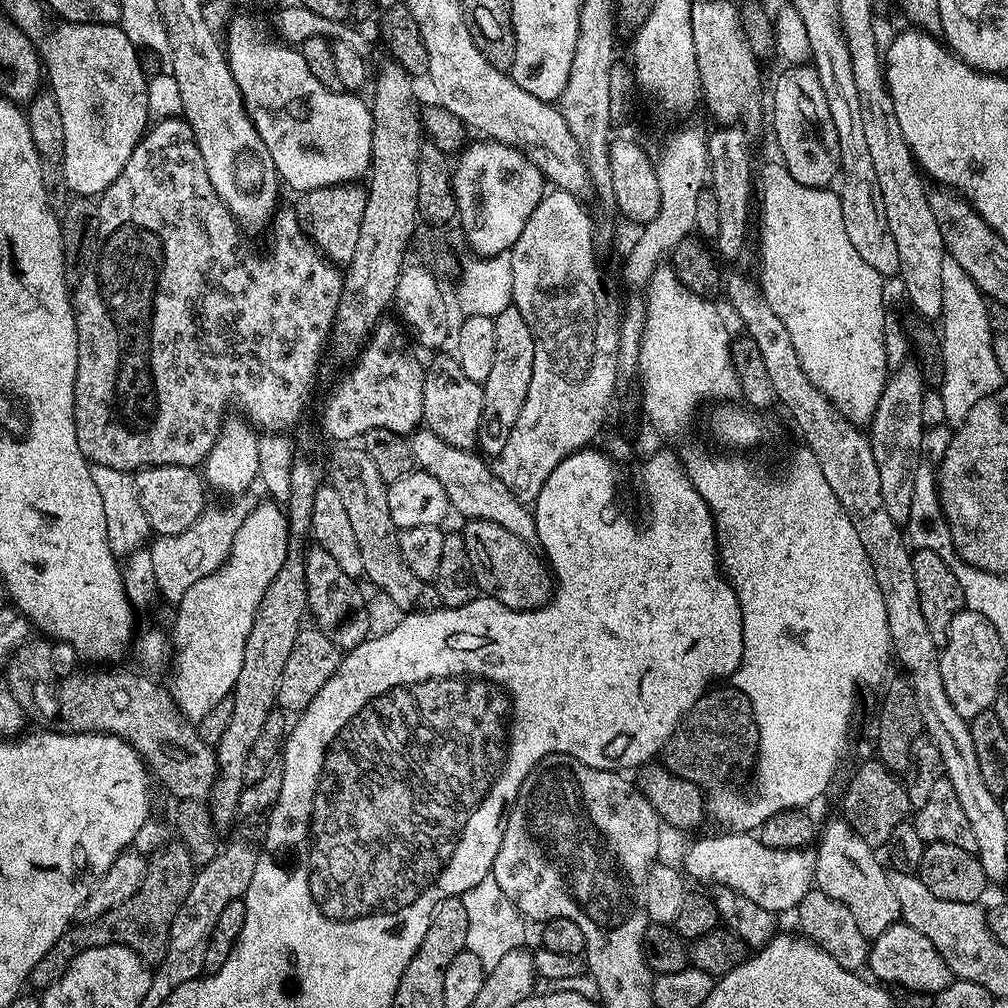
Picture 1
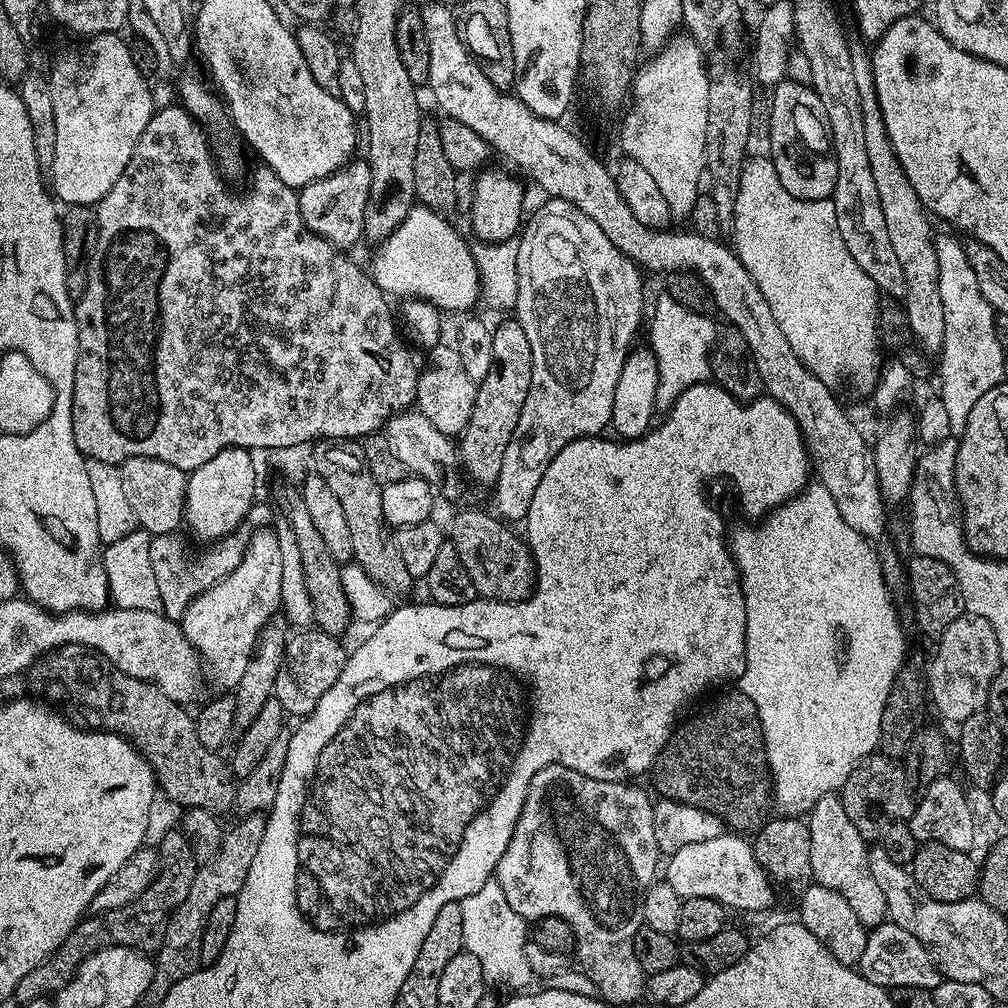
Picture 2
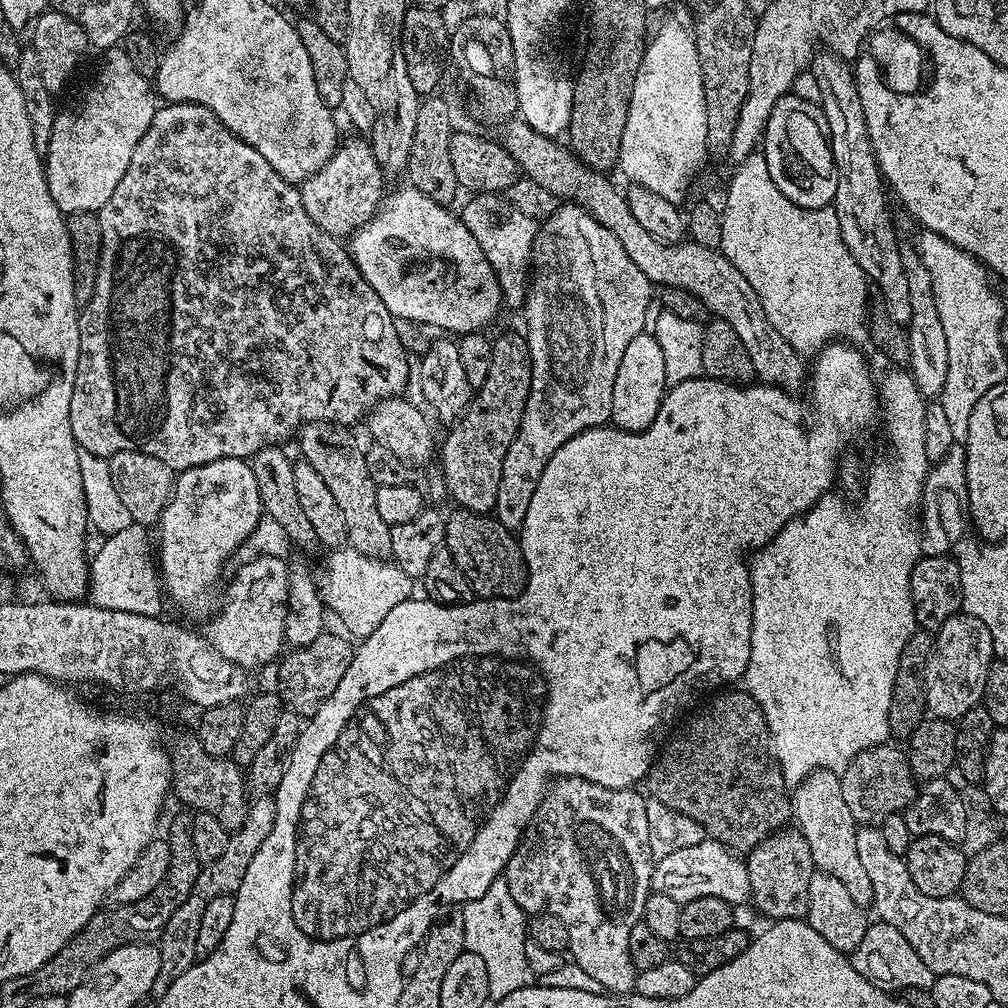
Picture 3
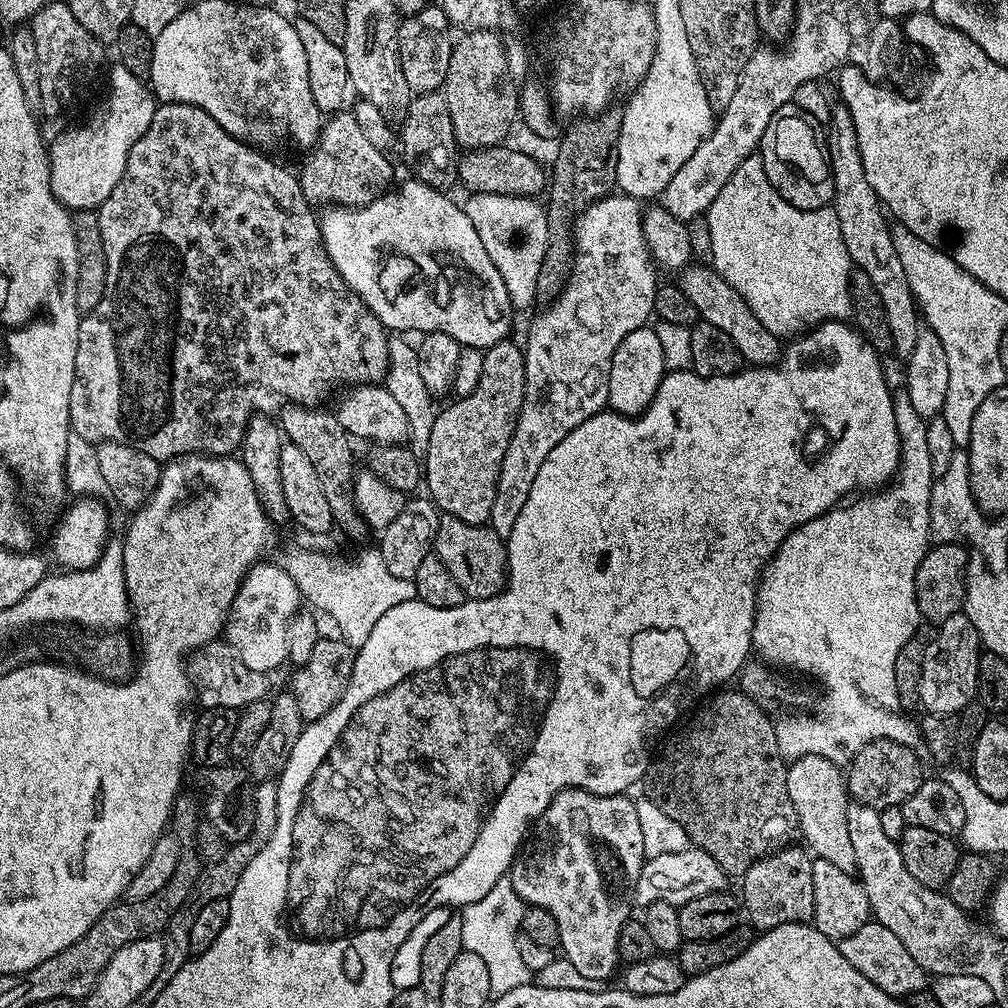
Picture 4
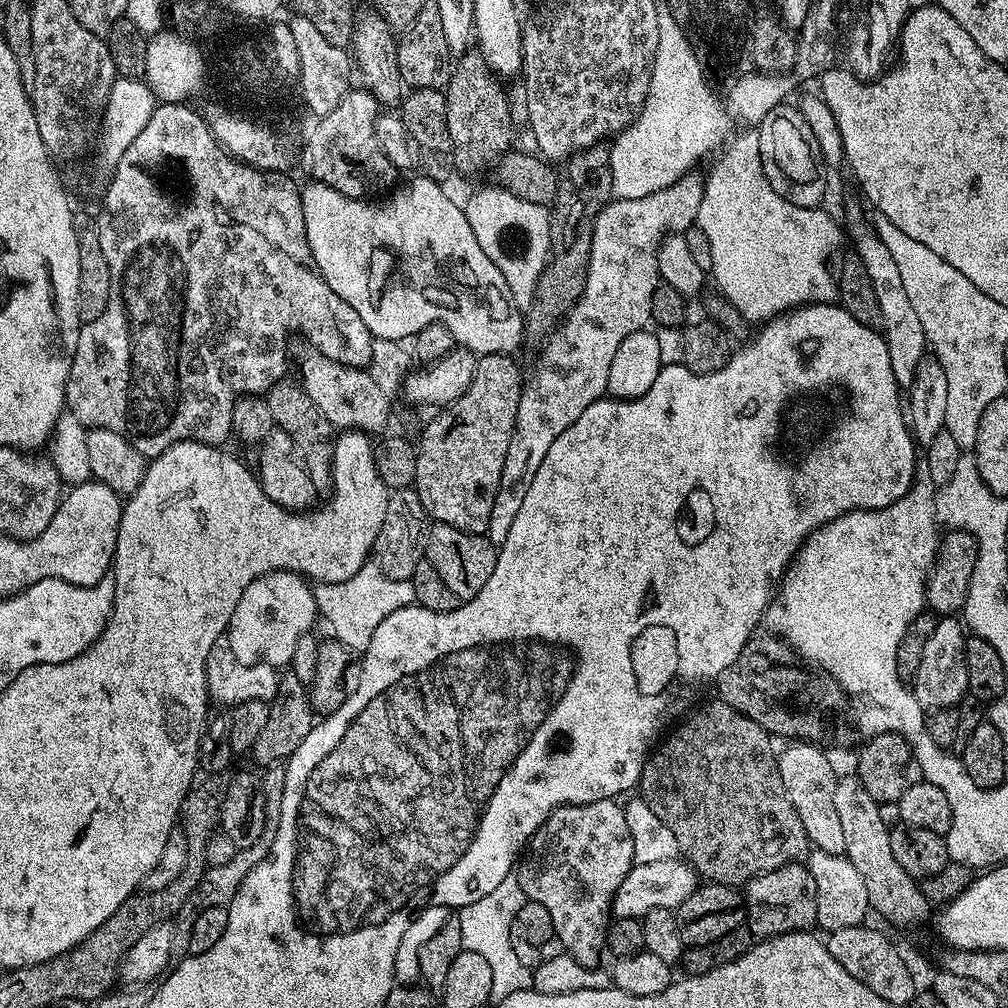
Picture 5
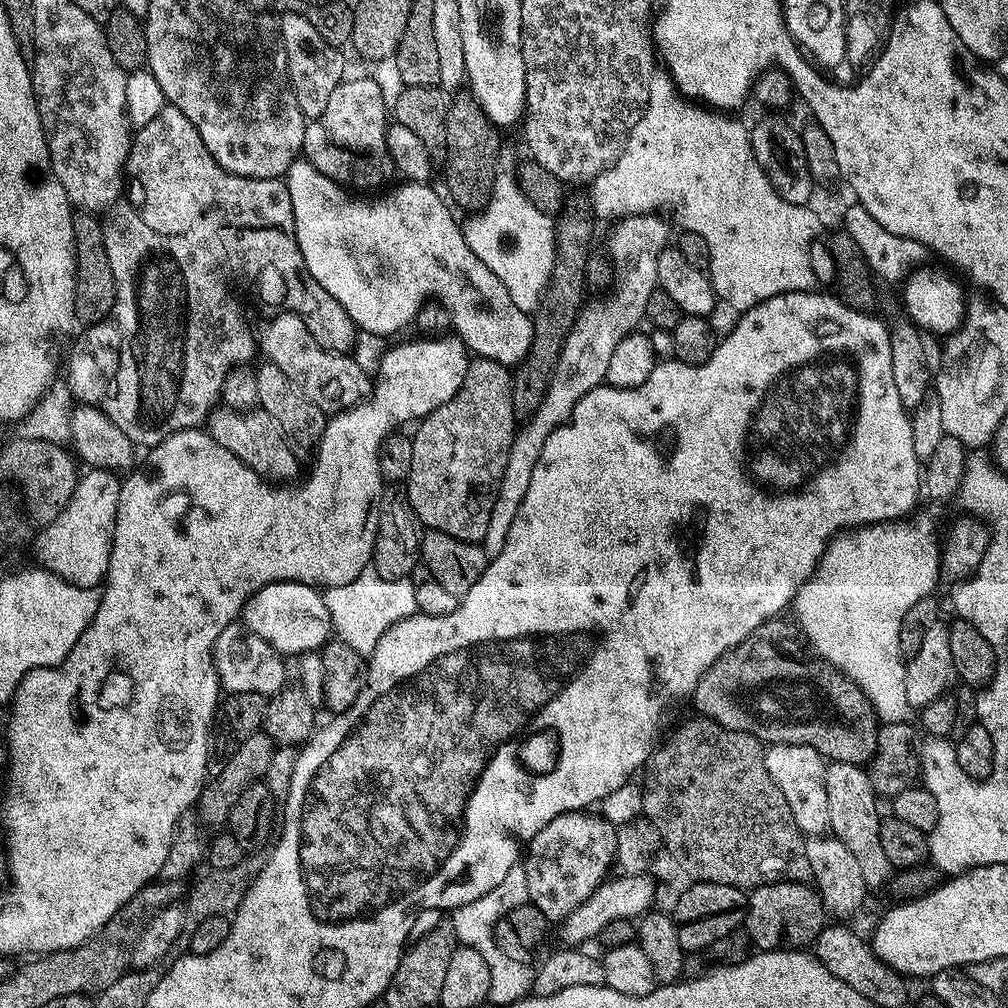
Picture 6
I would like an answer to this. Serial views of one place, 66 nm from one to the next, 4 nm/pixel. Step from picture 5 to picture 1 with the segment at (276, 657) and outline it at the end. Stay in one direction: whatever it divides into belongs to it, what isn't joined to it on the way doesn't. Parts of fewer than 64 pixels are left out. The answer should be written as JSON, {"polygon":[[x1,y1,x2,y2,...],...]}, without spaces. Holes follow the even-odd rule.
{"polygon":[[267,502,268,504,260,504,256,509,253,510,252,513,249,514,248,517,245,518,241,524,237,523,235,525,236,533,233,538,233,546,230,548,229,556,225,559,223,565,220,568,214,570,213,573,210,573,208,577,202,578,200,581,195,582,194,586,190,586,190,590,186,590,186,594,183,594,180,602,178,603,178,607,175,609,176,612,176,621,172,624,172,632,170,631,170,648,174,653,174,660,176,656,176,665,172,668,172,684,170,683,170,691,172,694,172,701,176,704,176,709,180,711,182,715,184,715,185,720,189,722,199,722,206,718,206,714,210,714,210,710,214,710,214,706,218,706,218,702,222,702,222,698,226,698,227,696,232,695,232,687,238,682,238,674,242,671,242,654,246,654,246,638,250,634,250,626,254,626,254,618,256,617,256,611,258,610,258,606,262,602,262,598,266,594,266,590,270,586,270,582,274,582,274,578,278,574,278,570,282,570,282,562,286,562,286,554,288,553,288,519,286,517,286,512,283,507,279,503,275,502]]}

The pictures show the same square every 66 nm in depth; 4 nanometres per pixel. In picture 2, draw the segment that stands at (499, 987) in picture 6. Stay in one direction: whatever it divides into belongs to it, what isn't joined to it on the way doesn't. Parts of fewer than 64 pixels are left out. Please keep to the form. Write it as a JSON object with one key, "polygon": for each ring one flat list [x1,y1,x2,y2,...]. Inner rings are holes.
{"polygon":[[495,878,488,880,486,886,474,890,466,898,459,900,462,906,462,942,464,951,474,954,482,962,484,979,489,985,505,984,508,990,524,990,533,983,530,962,526,962,526,947,530,942,529,925,510,907,506,893]]}

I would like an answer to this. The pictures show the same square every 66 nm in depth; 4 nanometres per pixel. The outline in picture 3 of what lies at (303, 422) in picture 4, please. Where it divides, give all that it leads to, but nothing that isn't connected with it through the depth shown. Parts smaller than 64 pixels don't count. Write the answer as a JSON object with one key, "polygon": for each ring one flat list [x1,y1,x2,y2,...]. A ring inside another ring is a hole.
{"polygon":[[310,422,301,426,298,433,300,452,303,459,322,477,330,494,334,494,334,502,338,502,338,510,342,510,342,518,346,518,347,547,360,551,362,555,384,558,390,553,391,527,378,514,376,506,376,489,378,485,370,478,370,470,366,470,365,449,351,436,349,429,342,424,330,422]]}

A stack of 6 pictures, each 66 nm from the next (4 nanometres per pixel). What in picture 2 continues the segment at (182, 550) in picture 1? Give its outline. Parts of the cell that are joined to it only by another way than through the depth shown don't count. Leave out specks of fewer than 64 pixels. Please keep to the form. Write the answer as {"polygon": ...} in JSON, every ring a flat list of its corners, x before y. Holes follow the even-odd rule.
{"polygon":[[236,529,232,533,221,537,211,543,200,556,194,560,182,562,182,542,175,533,155,536,150,544,150,563,153,565,154,578,157,579,158,592,162,597,164,616,174,621,181,621,188,609,189,602,198,593,204,592,213,584,216,584,226,575,232,573,242,562,247,548,247,537,243,529]]}

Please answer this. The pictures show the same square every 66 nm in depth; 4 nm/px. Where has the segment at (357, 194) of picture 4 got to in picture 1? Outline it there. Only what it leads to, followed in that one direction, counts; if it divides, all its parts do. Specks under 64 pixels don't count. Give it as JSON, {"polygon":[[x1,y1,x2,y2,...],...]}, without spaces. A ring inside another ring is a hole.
{"polygon":[[359,183,355,184,336,184,332,188,315,188,312,192,305,192,303,195,299,197,300,200,297,204,294,204,294,211,296,217,298,218,298,222,302,226,302,230,305,232,308,237,312,239,312,243,316,245,317,248,320,249,321,252,324,253,325,256,328,257,329,260,332,261,333,264,337,266,346,266,351,262,354,258,354,249,358,247,358,230,362,230,362,213,366,210,366,198,368,197,367,191]]}

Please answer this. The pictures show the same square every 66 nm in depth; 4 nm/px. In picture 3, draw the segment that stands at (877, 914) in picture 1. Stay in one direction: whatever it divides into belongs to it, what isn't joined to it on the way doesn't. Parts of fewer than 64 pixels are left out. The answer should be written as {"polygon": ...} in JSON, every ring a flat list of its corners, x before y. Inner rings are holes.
{"polygon":[[816,769,802,783,795,785,791,802,795,823,806,842,810,842,810,854,817,869,826,874,834,874,834,878,838,878,838,882,846,886,854,902,861,906,871,905,870,878,858,859,858,846,854,843,858,825,854,814,850,814,846,801,842,799,842,782,839,775,830,769]]}

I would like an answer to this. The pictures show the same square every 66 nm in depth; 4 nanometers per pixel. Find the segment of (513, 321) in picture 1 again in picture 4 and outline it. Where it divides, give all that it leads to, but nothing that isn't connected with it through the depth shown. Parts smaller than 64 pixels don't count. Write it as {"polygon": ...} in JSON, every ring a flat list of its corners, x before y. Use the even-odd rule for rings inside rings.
{"polygon":[[507,339,483,349,482,378,478,378,478,386,474,386,474,390,468,396,453,399,454,402,449,408,440,408,435,413,430,448,422,461,422,480,426,488,428,484,427,495,432,503,441,513,467,524,487,525,490,521,498,474,502,470,502,458,506,454,506,446,510,446,510,438,516,429,516,419,522,410,526,362,523,347,519,343,512,343,511,339]]}

